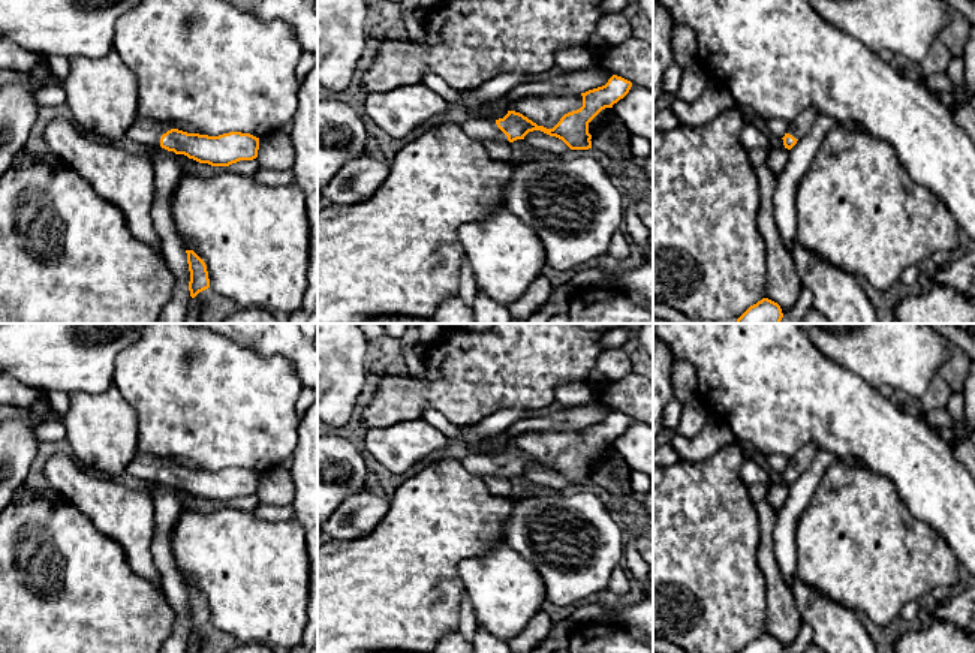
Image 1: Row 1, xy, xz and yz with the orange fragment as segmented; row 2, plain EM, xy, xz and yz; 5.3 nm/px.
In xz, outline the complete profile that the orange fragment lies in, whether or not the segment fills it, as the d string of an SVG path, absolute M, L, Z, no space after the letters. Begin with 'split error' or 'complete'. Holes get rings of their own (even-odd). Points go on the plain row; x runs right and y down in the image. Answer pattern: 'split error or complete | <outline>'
split error | M613 410L605 421L581 428L583 442L565 449L553 464L538 461L520 448L508 446L503 454L496 457L473 454L463 461L463 466L467 472L481 478L488 472L496 472L505 478L514 478L517 475L524 475L529 467L541 466L562 475L571 485L589 485L592 484L589 458L602 445L613 443L614 439L629 428L631 422L631 416Z

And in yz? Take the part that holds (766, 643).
complete | M762 634L750 641L740 653L783 653L783 649L777 638Z

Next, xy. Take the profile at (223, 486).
split error | M133 448L126 470L142 479L153 476L157 482L211 502L229 502L240 496L253 496L259 485L259 473L250 469L229 467L219 472L187 469L174 464L168 457L142 452L136 448Z

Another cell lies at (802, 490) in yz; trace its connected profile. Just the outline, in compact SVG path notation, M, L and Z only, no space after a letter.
M818 451L812 464L789 485L788 499L777 511L774 527L774 553L785 581L792 589L797 575L797 523L813 497L825 470L836 460L828 451Z

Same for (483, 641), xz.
M478 626L472 647L473 653L512 653L508 643L497 640L482 626Z

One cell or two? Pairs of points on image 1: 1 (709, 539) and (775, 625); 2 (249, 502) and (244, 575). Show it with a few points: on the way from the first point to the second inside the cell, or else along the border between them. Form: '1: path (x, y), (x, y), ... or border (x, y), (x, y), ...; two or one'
1: border (766, 581), (767, 617), (763, 632); two
2: border (213, 511), (235, 508), (250, 512); two

